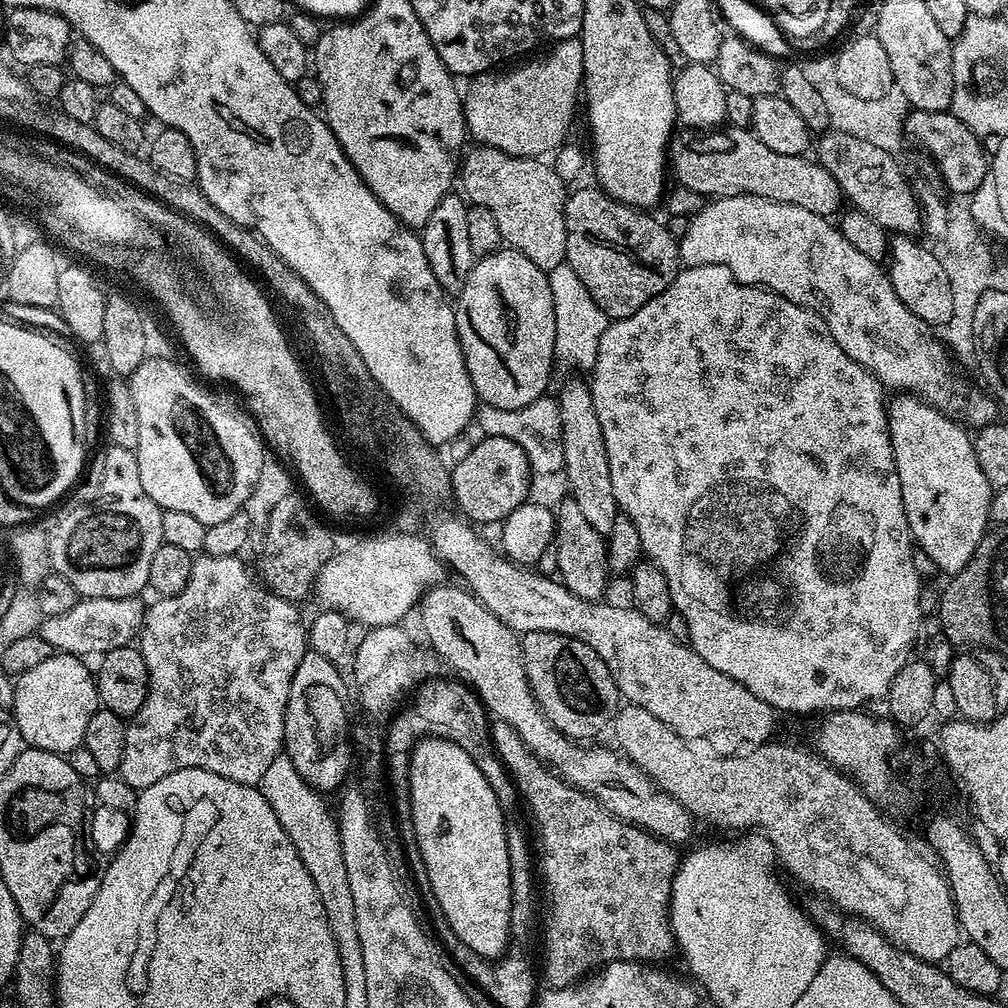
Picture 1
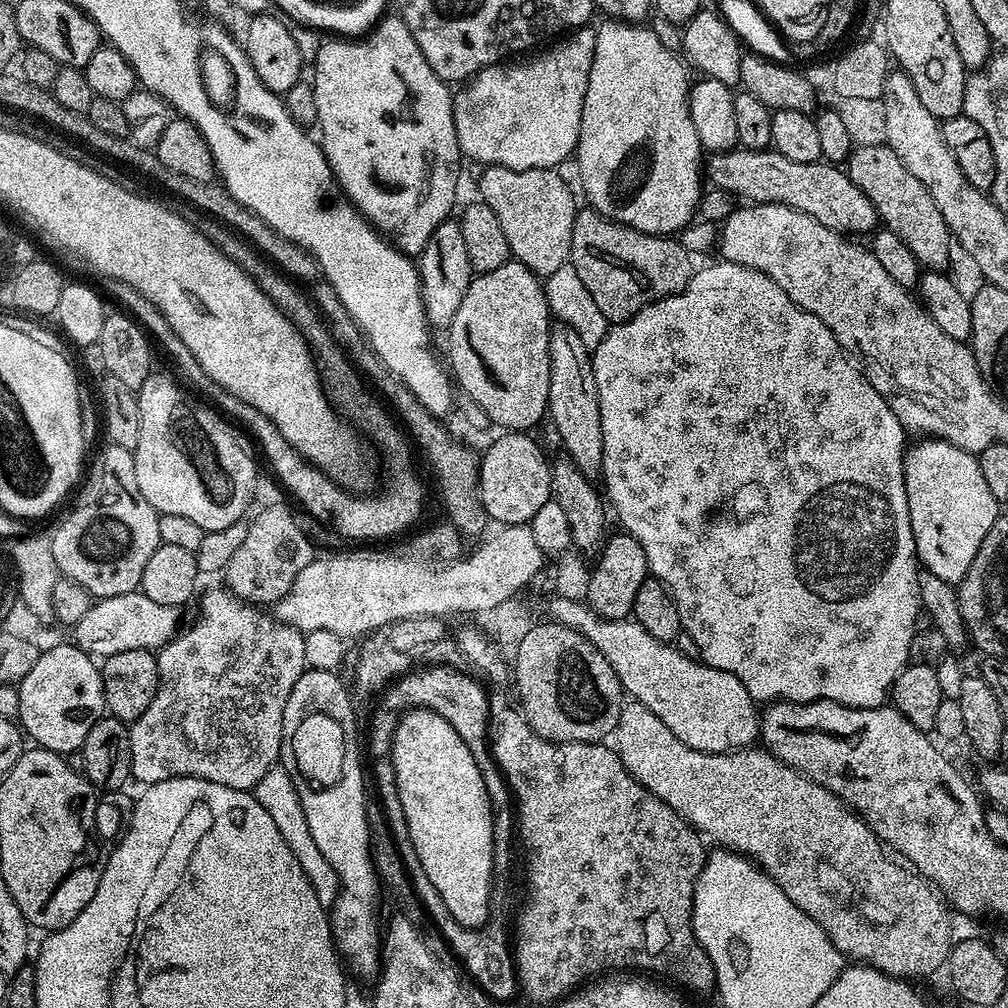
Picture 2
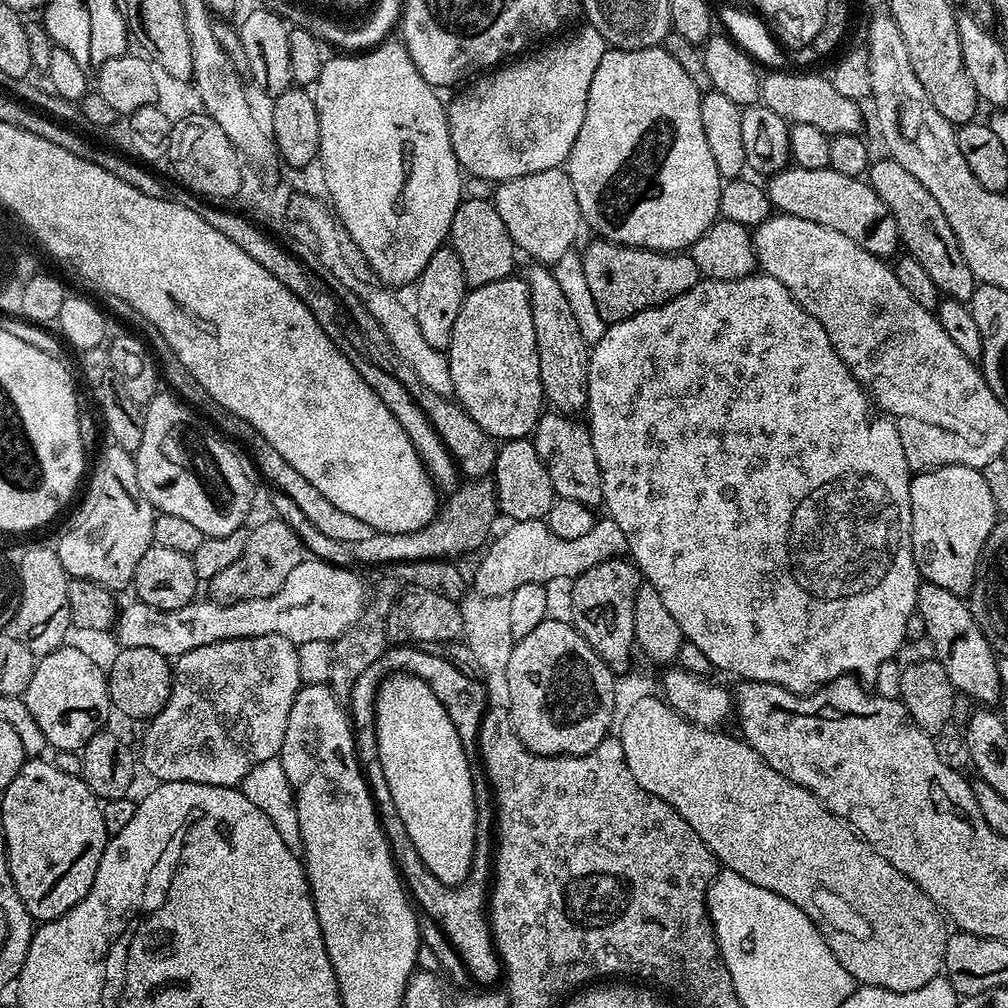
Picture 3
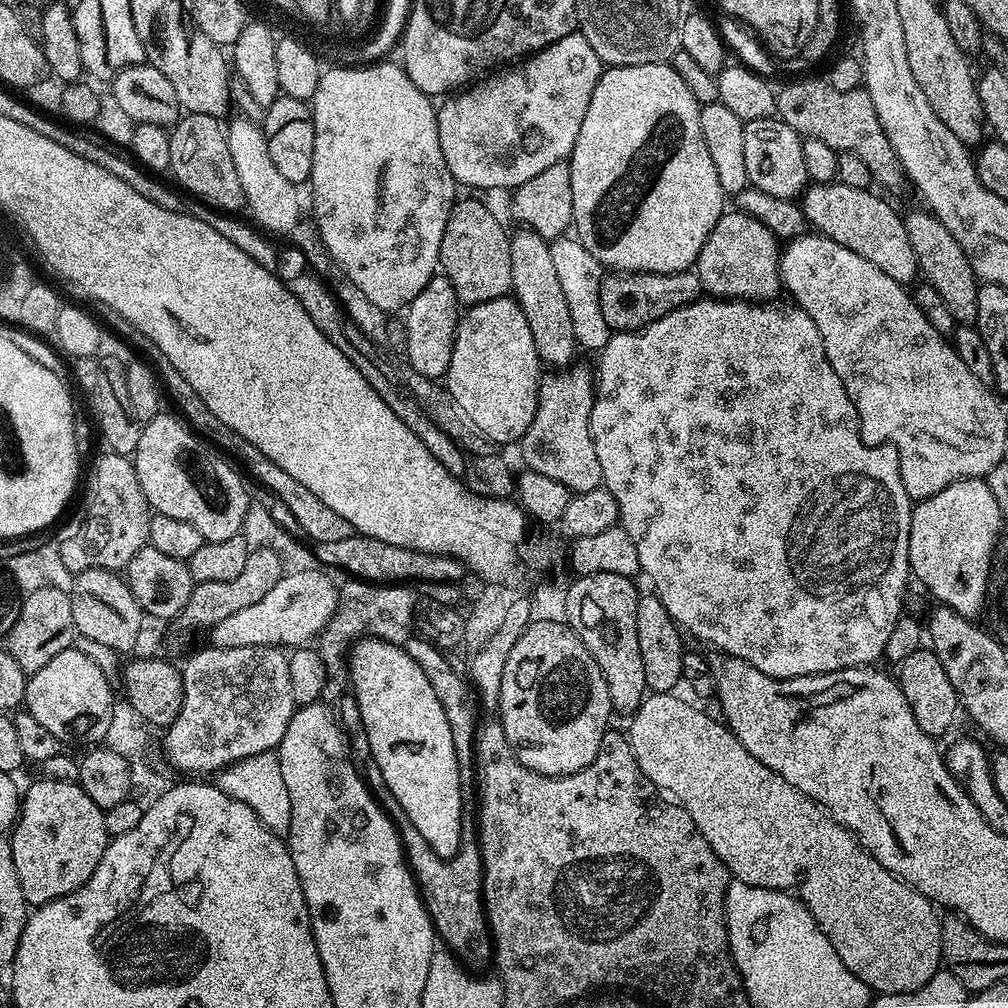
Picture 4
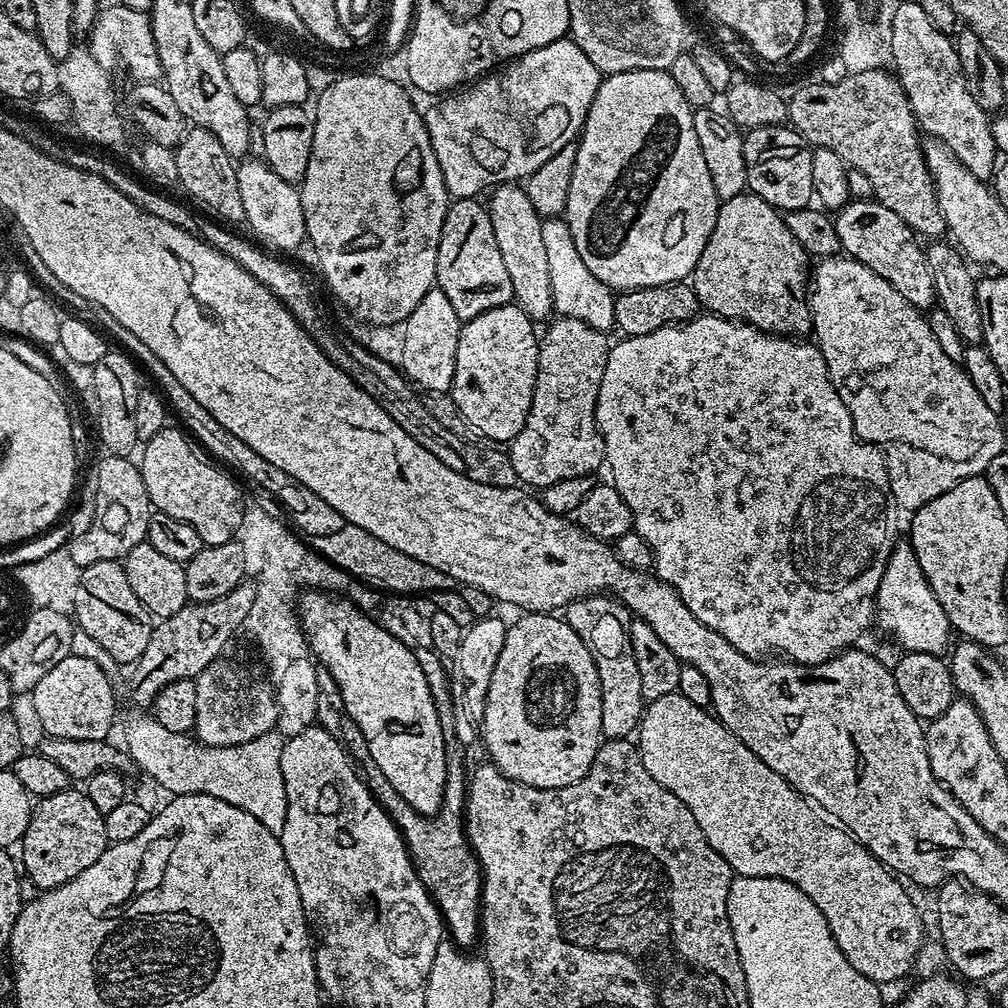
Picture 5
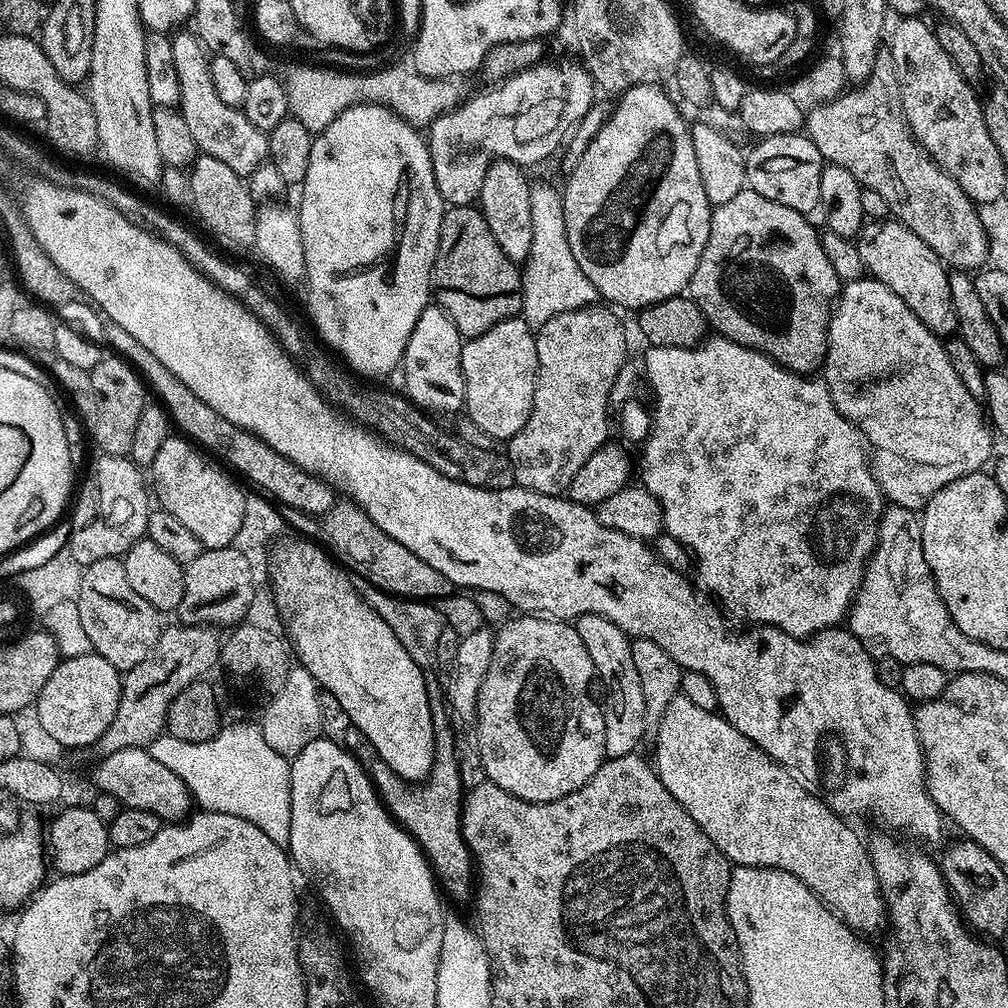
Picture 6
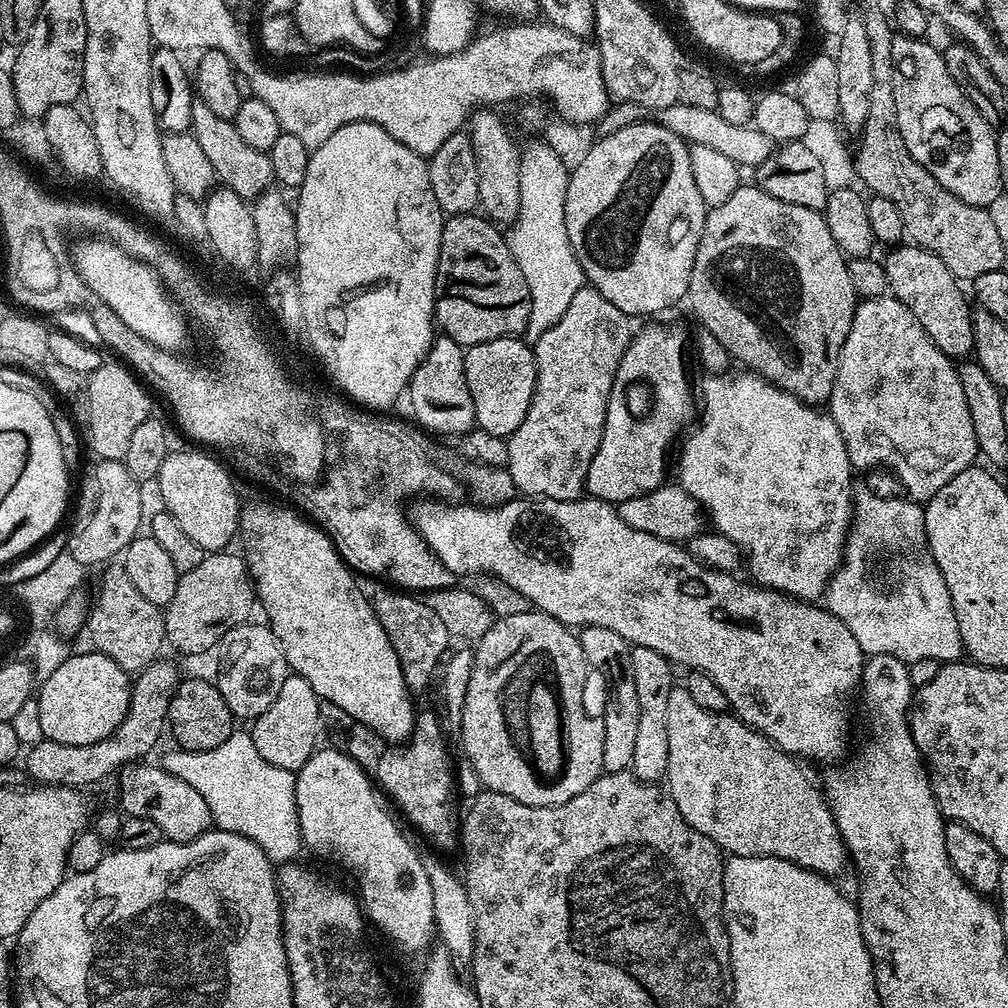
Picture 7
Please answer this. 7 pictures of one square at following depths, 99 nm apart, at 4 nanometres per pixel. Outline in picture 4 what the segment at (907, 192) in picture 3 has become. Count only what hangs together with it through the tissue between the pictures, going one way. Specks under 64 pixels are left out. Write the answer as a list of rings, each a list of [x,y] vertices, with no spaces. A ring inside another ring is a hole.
[[[931,210],[923,211],[907,213],[904,216],[904,225],[910,238],[910,246],[914,246],[919,271],[923,279],[930,286],[934,286],[934,290],[938,290],[938,295],[942,297],[942,302],[946,302],[950,314],[954,314],[957,325],[975,325],[980,289],[977,274],[970,266],[962,246],[958,246],[954,234],[950,234],[950,230],[942,226],[942,222]]]

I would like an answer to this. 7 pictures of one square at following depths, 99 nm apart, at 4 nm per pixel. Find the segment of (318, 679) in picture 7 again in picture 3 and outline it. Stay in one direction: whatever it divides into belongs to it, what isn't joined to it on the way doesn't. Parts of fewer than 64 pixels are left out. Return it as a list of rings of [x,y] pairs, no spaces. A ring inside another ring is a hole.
[[[407,672],[385,675],[375,689],[374,701],[378,763],[382,766],[394,810],[398,810],[398,818],[402,818],[406,834],[410,834],[410,842],[414,842],[426,870],[430,870],[438,882],[459,886],[472,873],[475,850],[475,779],[474,768],[468,765],[469,753],[459,740],[448,710],[422,678],[409,676]]]

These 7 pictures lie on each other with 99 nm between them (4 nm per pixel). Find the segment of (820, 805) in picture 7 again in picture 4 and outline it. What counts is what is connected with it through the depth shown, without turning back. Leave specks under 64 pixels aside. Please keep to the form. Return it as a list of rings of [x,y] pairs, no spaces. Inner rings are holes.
[[[653,692],[645,695],[640,707],[631,713],[630,720],[632,720],[632,725],[626,728],[626,735],[632,744],[634,758],[642,770],[642,774],[646,774],[646,778],[650,778],[650,782],[655,784],[661,793],[667,794],[687,810],[690,818],[694,818],[694,826],[698,826],[702,838],[706,838],[706,842],[710,842],[714,854],[718,854],[718,858],[722,858],[729,873],[739,883],[749,884],[755,888],[769,888],[775,892],[786,893],[791,893],[794,890],[796,899],[806,905],[810,914],[818,922],[820,929],[826,934],[826,938],[830,938],[830,946],[834,946],[834,950],[838,950],[838,958],[842,958],[846,970],[854,973],[873,993],[903,996],[905,992],[916,992],[922,986],[926,986],[926,982],[930,982],[930,978],[934,978],[936,972],[941,971],[940,925],[942,920],[941,917],[936,917],[937,909],[932,901],[927,900],[918,890],[914,890],[905,880],[899,880],[894,873],[886,870],[886,866],[882,866],[882,862],[875,860],[872,853],[856,839],[853,833],[849,832],[844,825],[839,824],[837,820],[832,819],[816,801],[811,800],[806,794],[802,794],[794,786],[790,786],[790,782],[786,782],[778,774],[774,774],[774,770],[770,770],[765,764],[758,762],[758,758],[754,758],[754,754],[750,754],[750,750],[746,750],[746,746],[742,746],[742,742],[738,742],[738,738],[729,730],[727,724],[721,722],[717,717],[716,721],[714,717],[707,716],[702,709],[687,704],[680,694],[671,692]]]

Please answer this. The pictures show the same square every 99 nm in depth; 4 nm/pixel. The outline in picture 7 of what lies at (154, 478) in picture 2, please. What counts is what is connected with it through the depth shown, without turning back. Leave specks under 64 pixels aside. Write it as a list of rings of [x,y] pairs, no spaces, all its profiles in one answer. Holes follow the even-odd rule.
[[[169,451],[166,462],[162,462],[162,470],[158,470],[154,487],[160,491],[163,511],[181,524],[191,540],[198,542],[205,553],[222,552],[231,545],[228,543],[232,539],[237,539],[242,505],[231,474],[214,457],[207,456],[207,451],[200,451]]]

